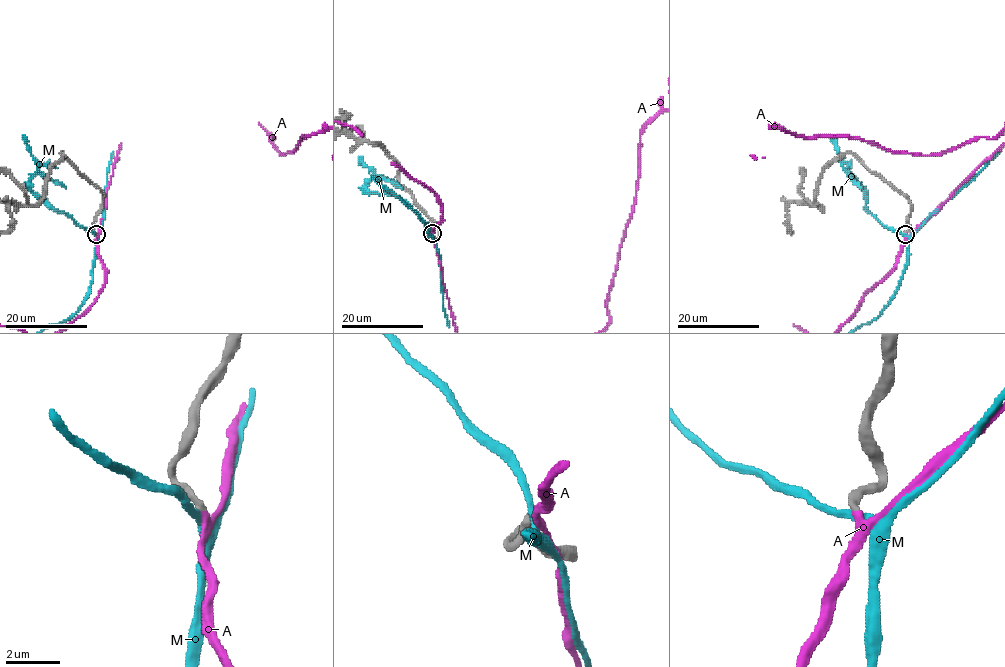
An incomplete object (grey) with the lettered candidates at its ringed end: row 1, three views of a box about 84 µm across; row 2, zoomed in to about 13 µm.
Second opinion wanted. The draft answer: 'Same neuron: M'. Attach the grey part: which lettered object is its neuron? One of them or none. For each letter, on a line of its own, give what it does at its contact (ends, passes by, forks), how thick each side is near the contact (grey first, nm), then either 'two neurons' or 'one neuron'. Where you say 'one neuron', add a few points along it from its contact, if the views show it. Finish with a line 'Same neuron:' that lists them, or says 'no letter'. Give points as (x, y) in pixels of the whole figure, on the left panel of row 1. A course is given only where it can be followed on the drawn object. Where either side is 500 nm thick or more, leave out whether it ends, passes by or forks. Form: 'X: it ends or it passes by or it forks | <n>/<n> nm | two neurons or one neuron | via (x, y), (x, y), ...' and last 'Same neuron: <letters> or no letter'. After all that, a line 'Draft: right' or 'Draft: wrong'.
A: it passes by | 320/220 nm | one neuron
M: it passes by | 280/280 nm | two neurons
Same neuron: A
Draft: wrong

